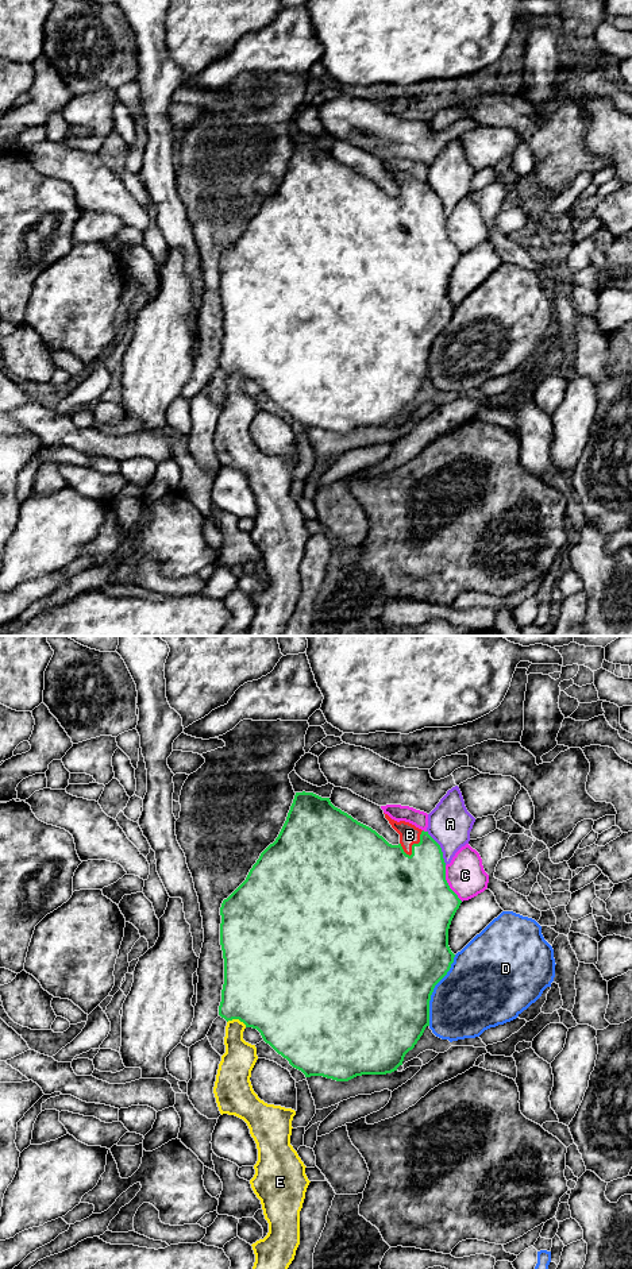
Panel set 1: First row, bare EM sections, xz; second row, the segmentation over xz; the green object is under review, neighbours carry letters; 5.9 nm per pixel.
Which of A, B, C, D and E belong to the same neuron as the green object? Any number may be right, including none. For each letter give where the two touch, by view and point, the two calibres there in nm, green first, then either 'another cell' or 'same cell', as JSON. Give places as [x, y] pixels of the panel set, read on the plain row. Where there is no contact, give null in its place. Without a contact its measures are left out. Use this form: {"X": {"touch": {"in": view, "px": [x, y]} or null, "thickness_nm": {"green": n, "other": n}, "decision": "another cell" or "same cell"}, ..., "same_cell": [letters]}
{"A": {"touch": {"in": "xz", "px": [440, 200]}, "thickness_nm": {"green": 340, "other": 260}, "decision": "another cell"}, "B": {"touch": {"in": "xz", "px": [415, 196]}, "thickness_nm": {"green": 380, "other": 120}, "decision": "same cell"}, "C": {"touch": {"in": "xz", "px": [447, 235]}, "thickness_nm": {"green": 500, "other": 220}, "decision": "another cell"}, "D": {"touch": {"in": "xz", "px": [432, 342]}, "thickness_nm": {"green": 500, "other": 420}, "decision": "another cell"}, "E": {"touch": {"in": "xz", "px": [236, 370]}, "thickness_nm": {"green": 500, "other": 190}, "decision": "another cell"}, "same_cell": ["B"]}

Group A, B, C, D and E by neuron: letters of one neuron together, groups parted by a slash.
A / B / C / D / E

